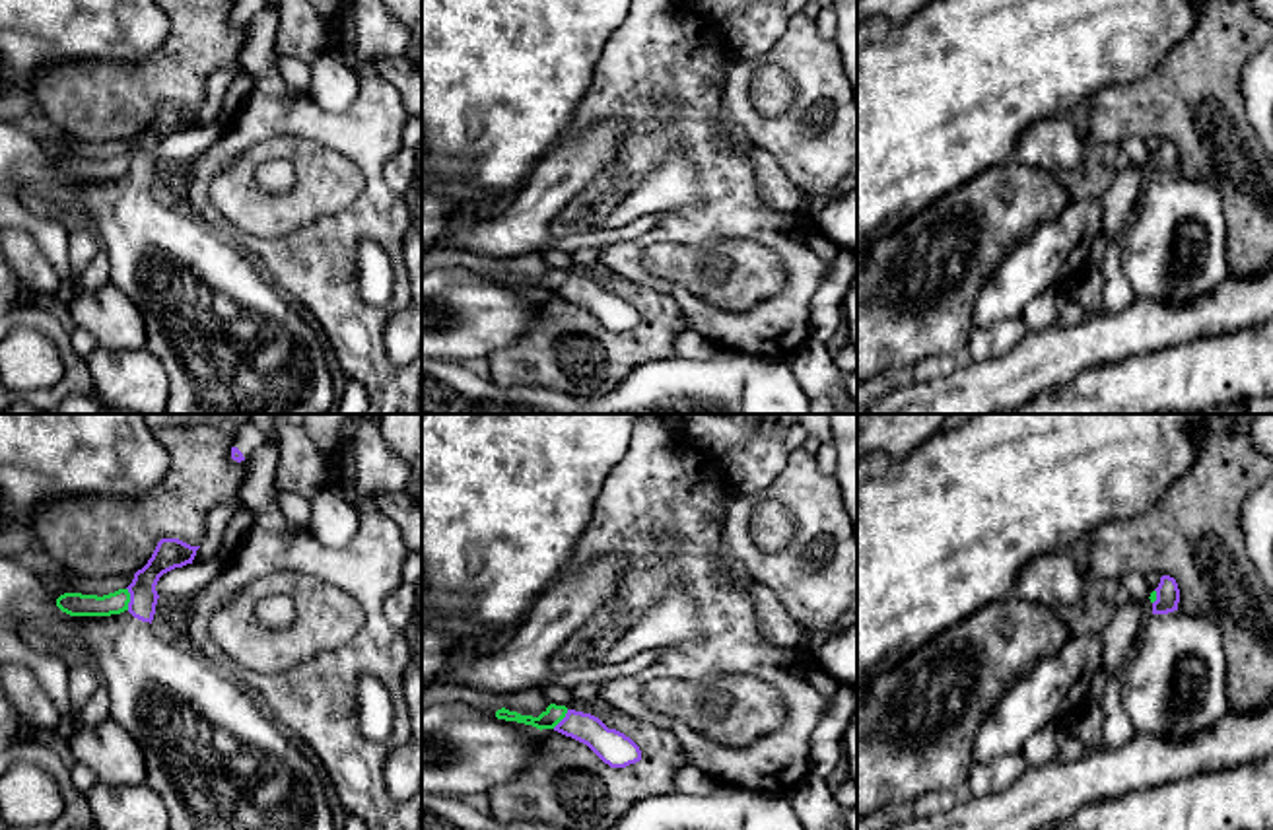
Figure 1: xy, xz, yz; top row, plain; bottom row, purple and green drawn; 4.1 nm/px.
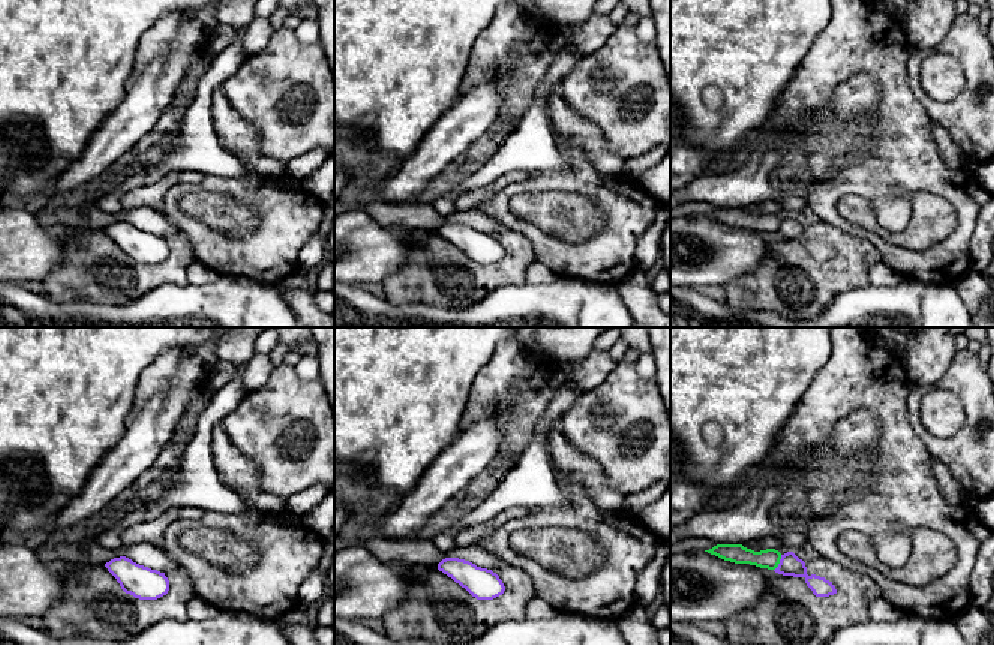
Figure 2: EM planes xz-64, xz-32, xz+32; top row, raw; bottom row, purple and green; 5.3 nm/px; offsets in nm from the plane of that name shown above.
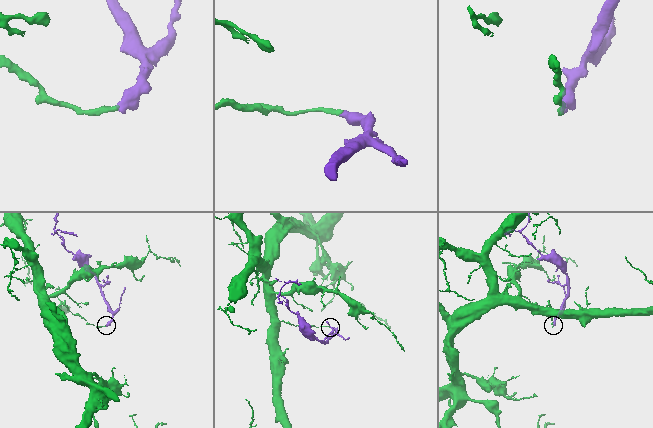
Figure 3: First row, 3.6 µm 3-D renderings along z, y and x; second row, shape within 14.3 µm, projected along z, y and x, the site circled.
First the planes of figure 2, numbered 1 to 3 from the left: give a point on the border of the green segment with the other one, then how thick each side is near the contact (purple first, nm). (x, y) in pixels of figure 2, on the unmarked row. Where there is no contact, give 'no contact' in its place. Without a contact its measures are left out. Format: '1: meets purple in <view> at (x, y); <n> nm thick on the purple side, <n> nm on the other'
1: no contact
2: no contact
3: meets purple in xz+32 at (780, 227); 110 nm thick on the purple side, 110 nm on the other

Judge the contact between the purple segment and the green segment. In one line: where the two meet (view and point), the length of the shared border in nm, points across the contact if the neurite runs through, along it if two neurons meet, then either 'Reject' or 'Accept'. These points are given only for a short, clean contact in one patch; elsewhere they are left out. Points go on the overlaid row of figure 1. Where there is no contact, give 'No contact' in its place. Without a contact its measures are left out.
Touches purple at xy (131, 599). Shared border 100 nm. Boundary: xy (127, 587), (129, 609). Reject

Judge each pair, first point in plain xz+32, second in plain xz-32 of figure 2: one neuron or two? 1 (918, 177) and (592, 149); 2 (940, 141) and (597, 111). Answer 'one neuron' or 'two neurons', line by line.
1: two neurons
2: two neurons

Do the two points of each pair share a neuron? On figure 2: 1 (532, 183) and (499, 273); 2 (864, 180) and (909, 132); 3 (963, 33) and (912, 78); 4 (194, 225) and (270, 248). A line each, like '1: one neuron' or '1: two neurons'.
1: two neurons
2: one neuron
3: one neuron
4: one neuron

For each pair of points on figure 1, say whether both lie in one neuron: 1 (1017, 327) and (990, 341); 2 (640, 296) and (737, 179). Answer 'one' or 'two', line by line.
1: one
2: two

